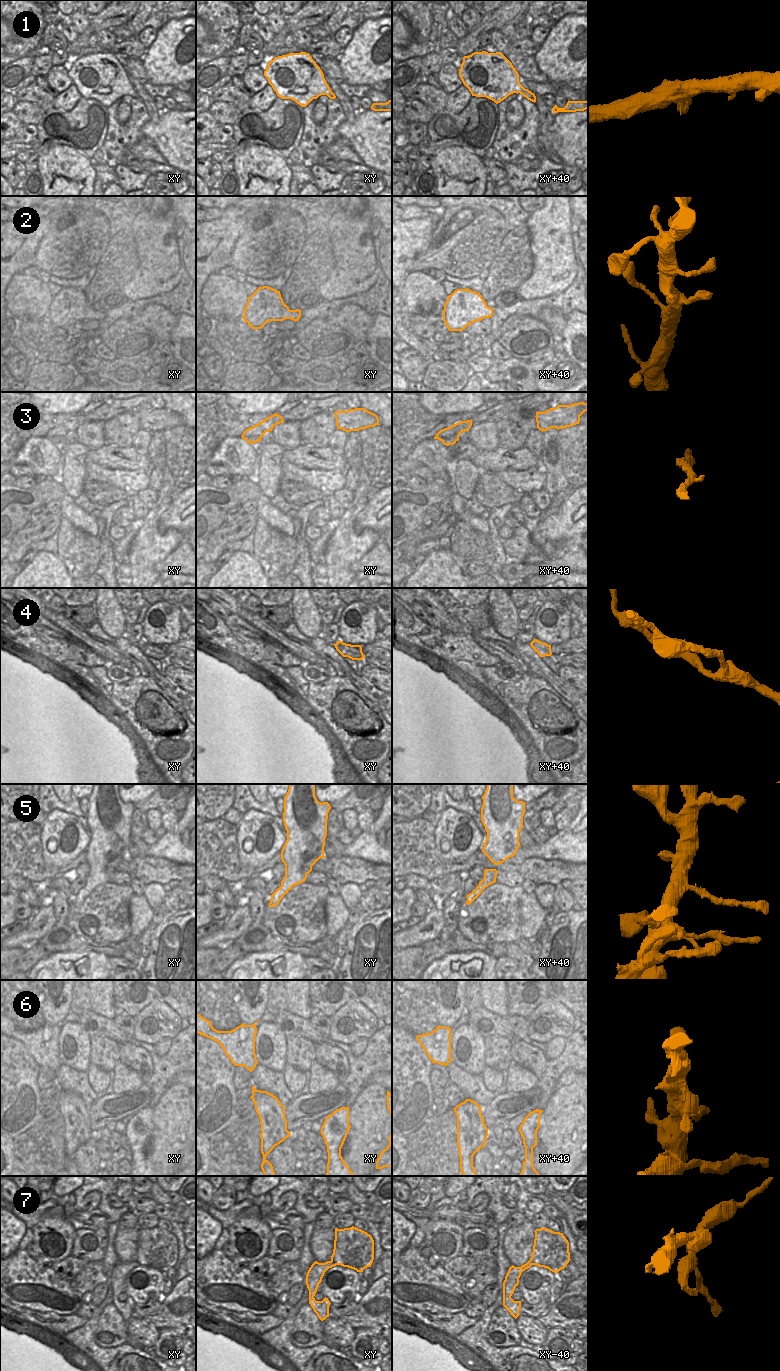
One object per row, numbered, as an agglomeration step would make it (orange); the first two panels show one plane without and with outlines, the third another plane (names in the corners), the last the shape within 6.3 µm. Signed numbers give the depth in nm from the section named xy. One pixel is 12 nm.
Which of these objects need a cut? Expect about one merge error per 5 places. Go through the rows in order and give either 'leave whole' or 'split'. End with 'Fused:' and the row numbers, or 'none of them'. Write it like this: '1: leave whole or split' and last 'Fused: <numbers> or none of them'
1: leave whole
2: leave whole
3: leave whole
4: leave whole
5: leave whole
6: leave whole
7: leave whole
Fused: none of them

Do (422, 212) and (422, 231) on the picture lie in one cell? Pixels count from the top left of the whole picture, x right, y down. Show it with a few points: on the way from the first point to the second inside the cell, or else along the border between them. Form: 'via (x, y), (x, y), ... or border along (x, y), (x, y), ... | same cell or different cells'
border along (439, 215), (432, 214), (402, 221) | different cells

